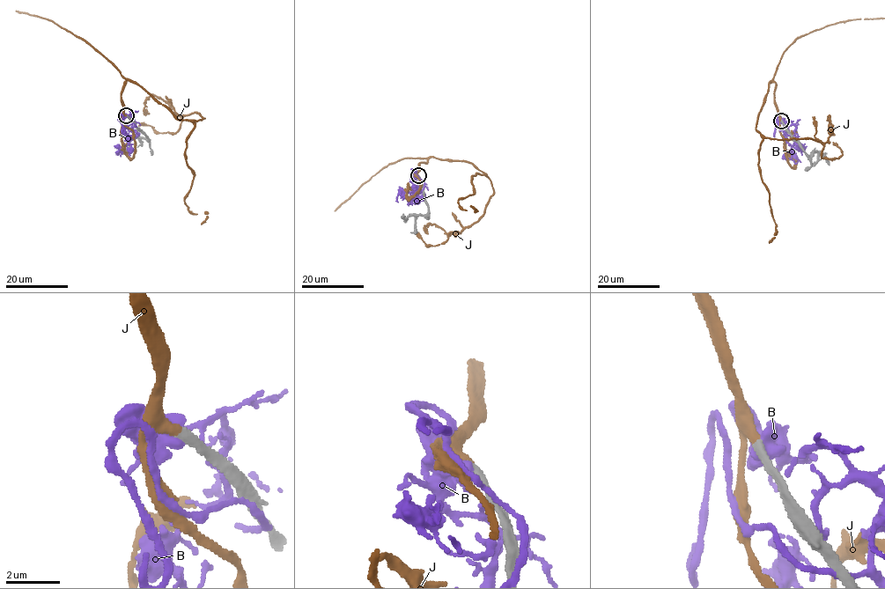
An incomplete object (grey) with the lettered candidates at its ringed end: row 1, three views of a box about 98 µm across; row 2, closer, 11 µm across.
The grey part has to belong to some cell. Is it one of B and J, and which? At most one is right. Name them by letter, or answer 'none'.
J

